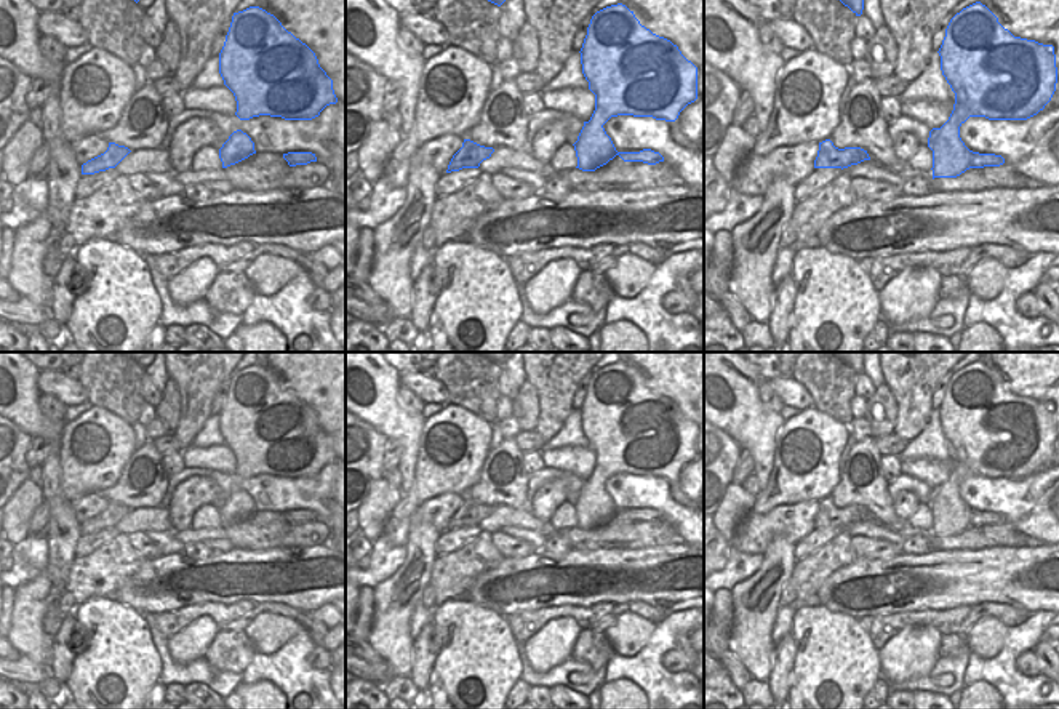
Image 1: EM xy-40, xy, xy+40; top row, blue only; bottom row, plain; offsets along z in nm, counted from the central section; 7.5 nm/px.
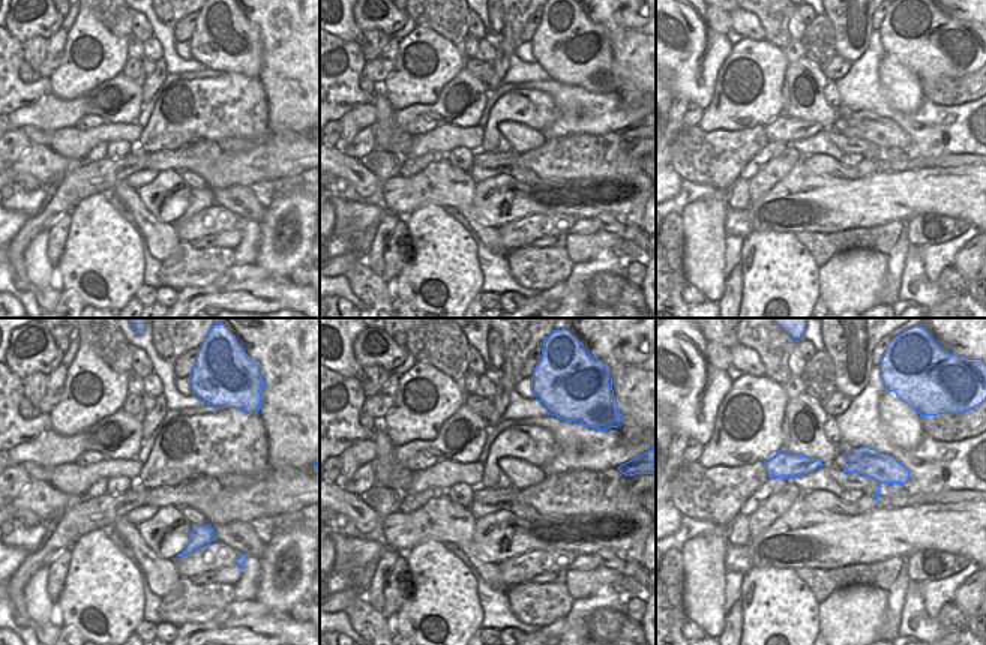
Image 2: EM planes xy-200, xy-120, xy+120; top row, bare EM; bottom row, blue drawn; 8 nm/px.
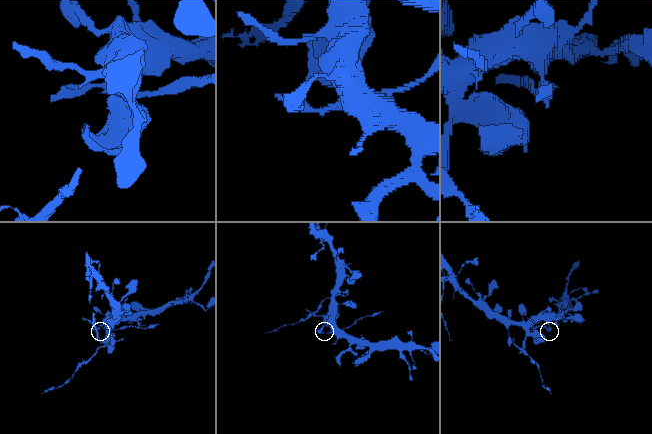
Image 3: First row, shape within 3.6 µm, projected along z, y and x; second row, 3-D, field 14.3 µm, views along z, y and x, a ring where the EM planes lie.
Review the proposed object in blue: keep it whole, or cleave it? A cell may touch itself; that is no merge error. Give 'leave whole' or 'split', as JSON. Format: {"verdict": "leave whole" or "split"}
{"verdict": "split"}

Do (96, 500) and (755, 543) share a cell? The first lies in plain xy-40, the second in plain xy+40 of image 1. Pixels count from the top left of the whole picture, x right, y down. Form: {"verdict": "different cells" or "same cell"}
{"verdict": "same cell"}

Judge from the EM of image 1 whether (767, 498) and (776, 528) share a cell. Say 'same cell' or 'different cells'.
different cells

